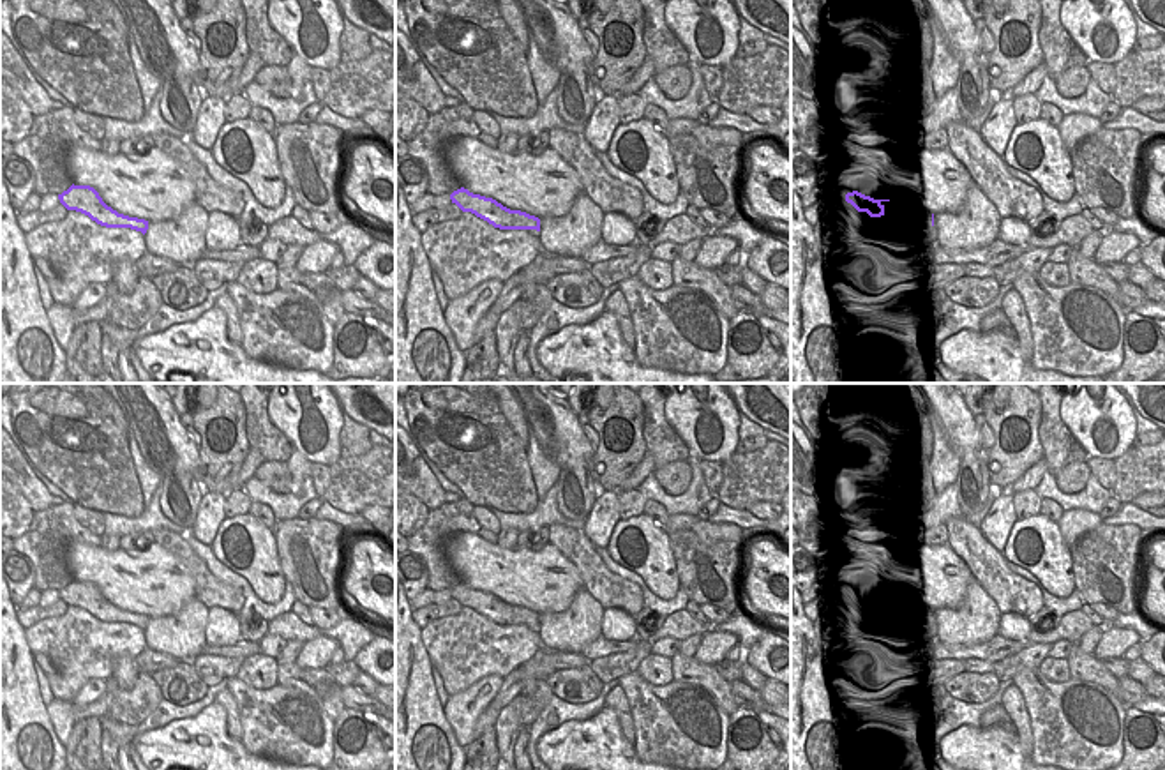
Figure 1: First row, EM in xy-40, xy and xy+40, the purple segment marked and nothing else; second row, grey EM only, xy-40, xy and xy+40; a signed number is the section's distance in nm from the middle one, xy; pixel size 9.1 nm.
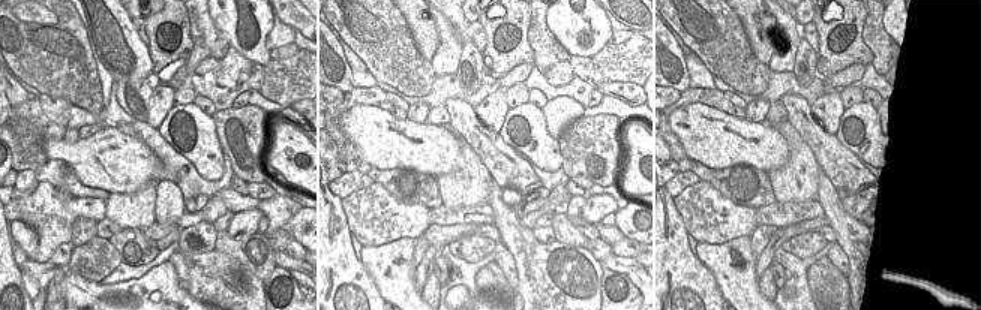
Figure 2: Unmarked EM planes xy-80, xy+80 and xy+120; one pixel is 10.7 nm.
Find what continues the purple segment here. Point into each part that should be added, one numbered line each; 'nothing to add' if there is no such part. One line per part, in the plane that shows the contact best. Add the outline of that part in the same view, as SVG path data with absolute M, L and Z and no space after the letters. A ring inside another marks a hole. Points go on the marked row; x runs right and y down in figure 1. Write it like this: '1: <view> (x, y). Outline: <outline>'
1: xy+40 (897, 218). Outline: M881 201L881 205L884 207L884 214L874 219L883 226L893 231L911 231L920 235L927 242L936 242L932 212L914 207L902 207L897 201Z

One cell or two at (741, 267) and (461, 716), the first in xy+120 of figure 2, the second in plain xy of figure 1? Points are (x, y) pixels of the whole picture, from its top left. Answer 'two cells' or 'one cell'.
one cell

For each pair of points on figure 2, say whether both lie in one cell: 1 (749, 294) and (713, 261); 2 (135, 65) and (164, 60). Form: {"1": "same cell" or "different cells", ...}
{"1": "same cell", "2": "different cells"}

